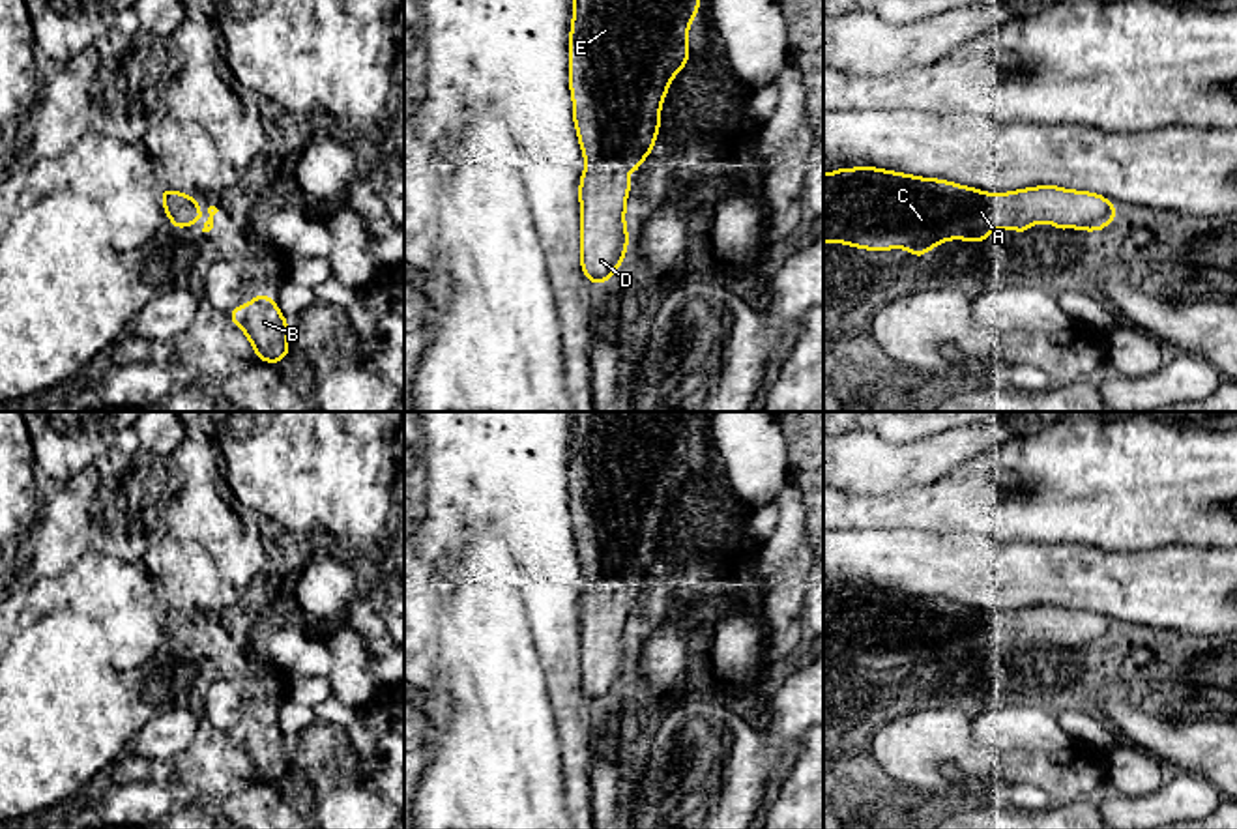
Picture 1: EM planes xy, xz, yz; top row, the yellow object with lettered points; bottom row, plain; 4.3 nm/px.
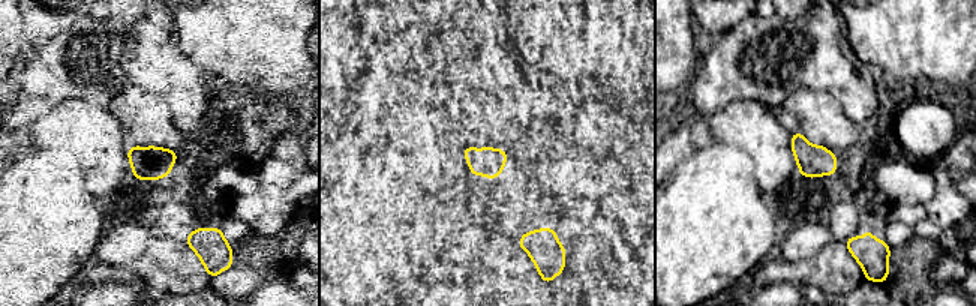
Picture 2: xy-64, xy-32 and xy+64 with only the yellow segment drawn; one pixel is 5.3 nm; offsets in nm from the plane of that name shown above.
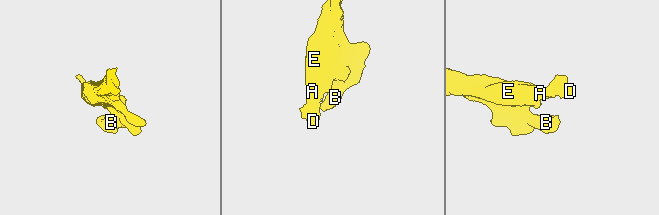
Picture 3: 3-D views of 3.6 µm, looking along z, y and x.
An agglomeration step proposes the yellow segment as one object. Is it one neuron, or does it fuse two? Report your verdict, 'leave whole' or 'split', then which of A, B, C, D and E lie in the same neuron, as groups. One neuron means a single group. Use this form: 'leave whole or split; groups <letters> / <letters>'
leave whole; groups A B C D E

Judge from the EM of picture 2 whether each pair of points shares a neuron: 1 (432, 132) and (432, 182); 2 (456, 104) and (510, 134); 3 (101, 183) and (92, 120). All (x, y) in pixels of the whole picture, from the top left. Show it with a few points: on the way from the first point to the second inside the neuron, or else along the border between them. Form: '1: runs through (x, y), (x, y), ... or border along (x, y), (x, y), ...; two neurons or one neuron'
1: runs through (432, 144), (432, 170); one neuron
2: runs through (470, 108), (496, 131); one neuron
3: runs through (101, 168), (101, 155), (92, 135); one neuron

